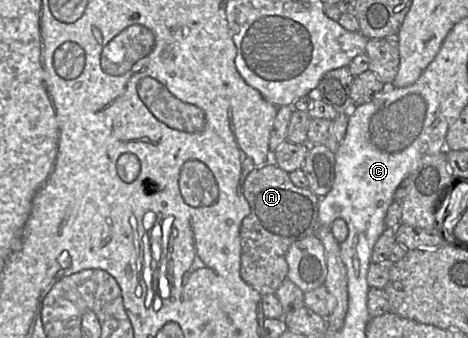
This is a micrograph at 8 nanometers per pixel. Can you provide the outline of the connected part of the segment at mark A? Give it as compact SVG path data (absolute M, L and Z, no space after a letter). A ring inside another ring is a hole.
M274 162L252 170L243 183L243 194L250 206L250 214L240 228L240 274L242 279L263 295L274 294L287 279L286 254L290 246L319 228L320 197L308 188L295 186L289 173Z

